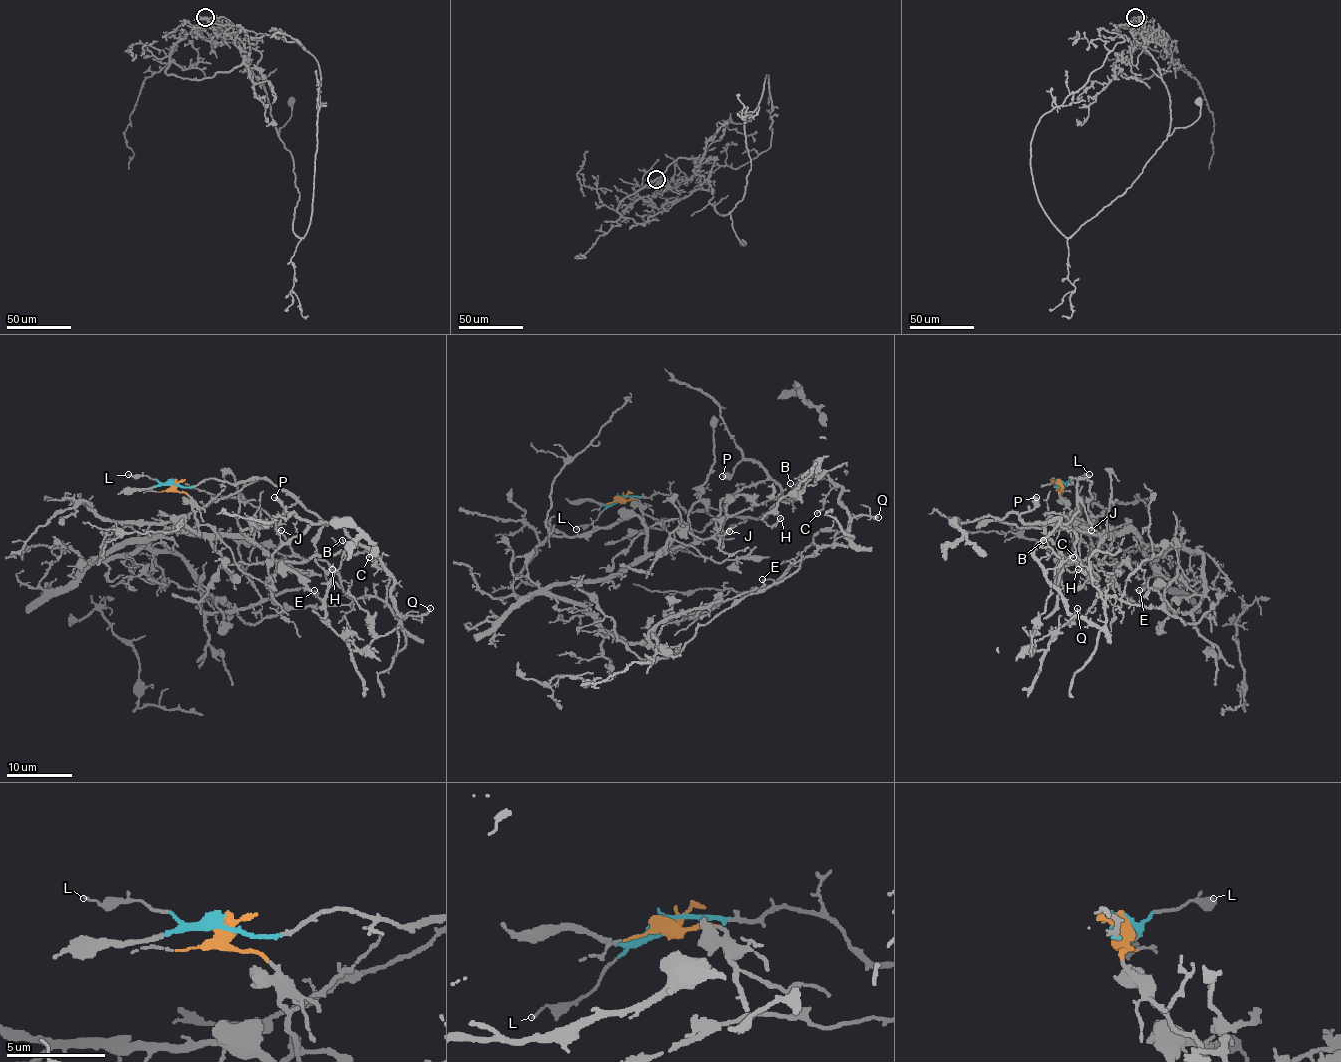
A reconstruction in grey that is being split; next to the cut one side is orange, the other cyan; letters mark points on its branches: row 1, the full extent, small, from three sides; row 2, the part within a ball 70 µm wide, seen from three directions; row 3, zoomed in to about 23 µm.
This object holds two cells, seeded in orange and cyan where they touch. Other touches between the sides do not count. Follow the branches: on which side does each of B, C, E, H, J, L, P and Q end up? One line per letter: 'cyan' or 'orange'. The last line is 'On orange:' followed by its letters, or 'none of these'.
B: cyan
C: cyan
E: cyan
H: cyan
J: cyan
L: cyan
P: cyan
Q: cyan
On orange: none of these

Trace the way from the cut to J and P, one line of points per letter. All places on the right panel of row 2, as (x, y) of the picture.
J: (1058, 482), (1056, 487), (1053, 479), (1069, 484), (1071, 479), (1077, 481), (1077, 497), (1090, 529)
P: (1058, 482), (1056, 487), (1053, 479), (1077, 481), (1077, 513), (1067, 523), (1025, 523), (1020, 515), (1036, 497)

